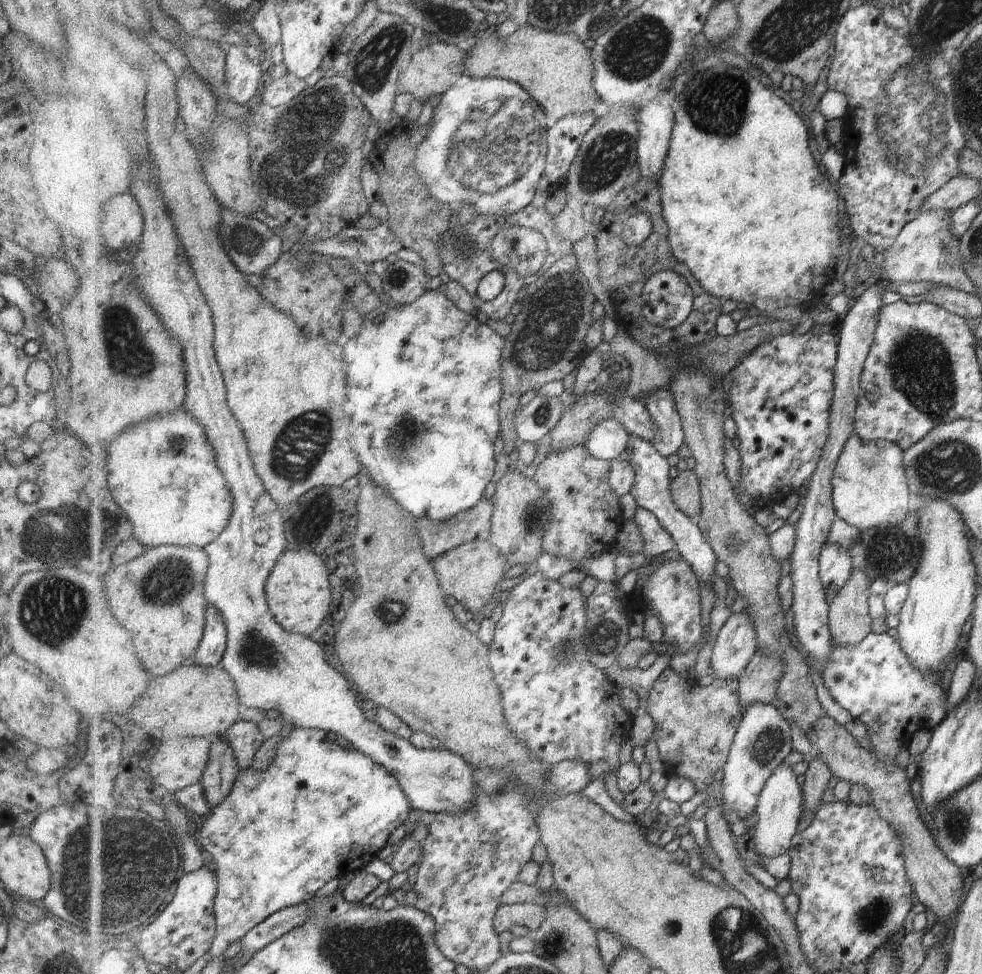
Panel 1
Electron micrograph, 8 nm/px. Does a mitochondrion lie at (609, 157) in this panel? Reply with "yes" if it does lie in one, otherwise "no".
yes

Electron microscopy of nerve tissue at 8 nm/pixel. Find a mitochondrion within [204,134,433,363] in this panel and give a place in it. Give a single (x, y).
(248, 241)

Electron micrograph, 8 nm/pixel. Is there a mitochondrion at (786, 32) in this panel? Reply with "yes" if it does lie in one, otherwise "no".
yes

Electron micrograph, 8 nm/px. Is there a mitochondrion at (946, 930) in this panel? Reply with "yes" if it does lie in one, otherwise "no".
no

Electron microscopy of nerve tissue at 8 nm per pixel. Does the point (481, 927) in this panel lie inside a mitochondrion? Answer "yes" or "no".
no

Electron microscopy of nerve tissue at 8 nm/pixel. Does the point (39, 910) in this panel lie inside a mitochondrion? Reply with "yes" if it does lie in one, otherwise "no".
no

